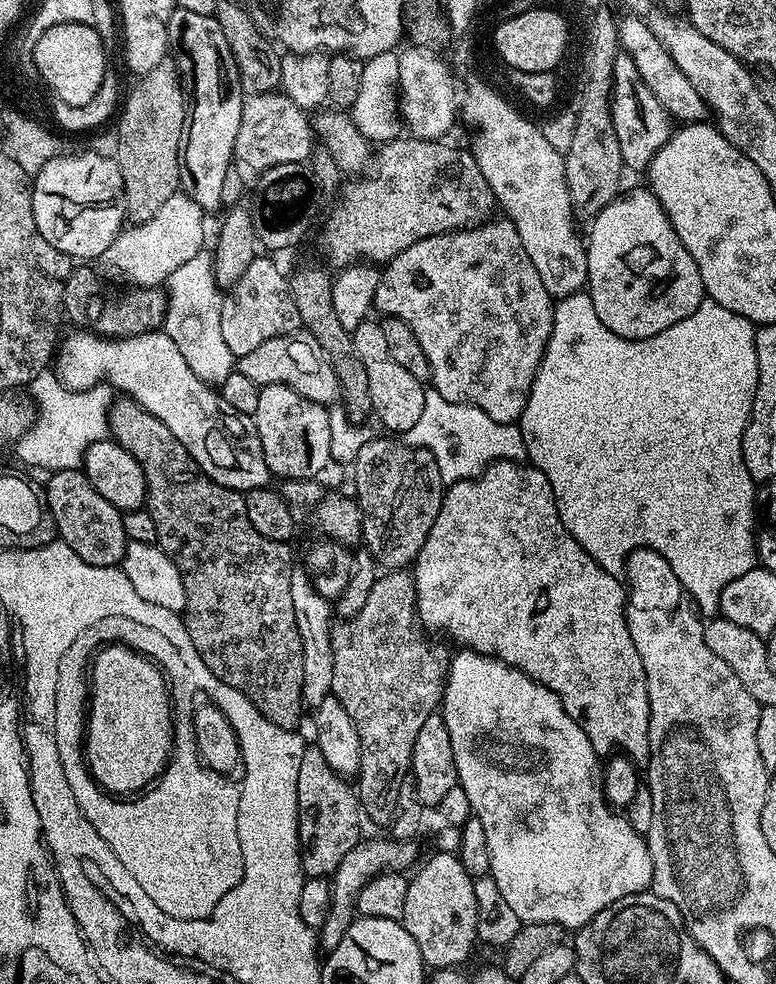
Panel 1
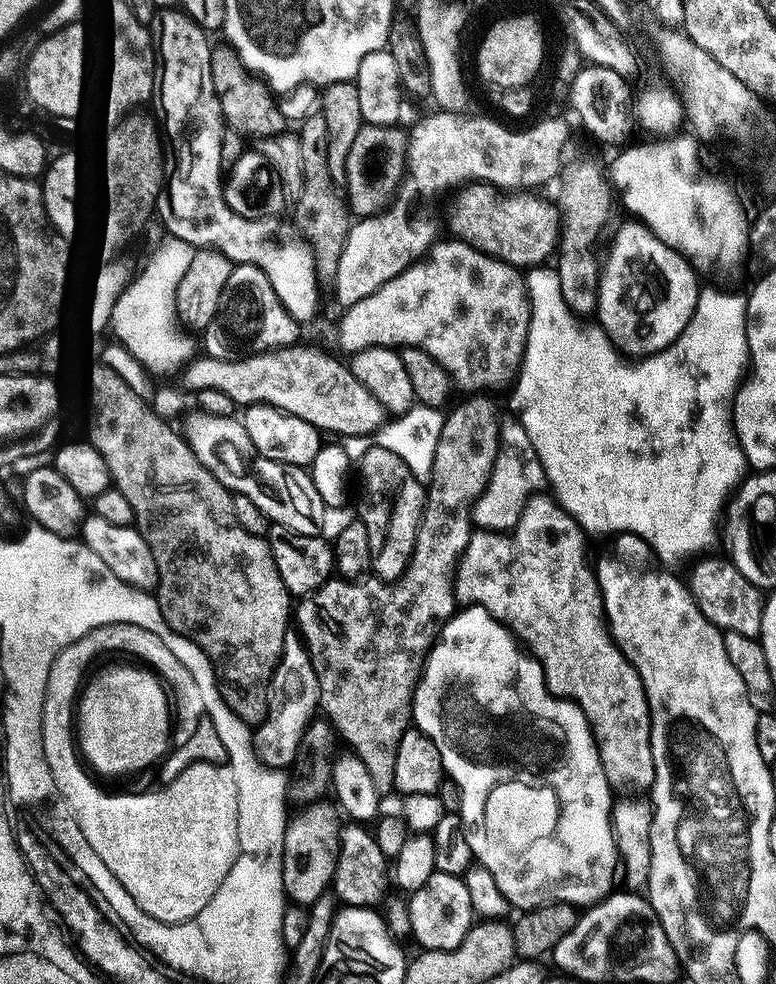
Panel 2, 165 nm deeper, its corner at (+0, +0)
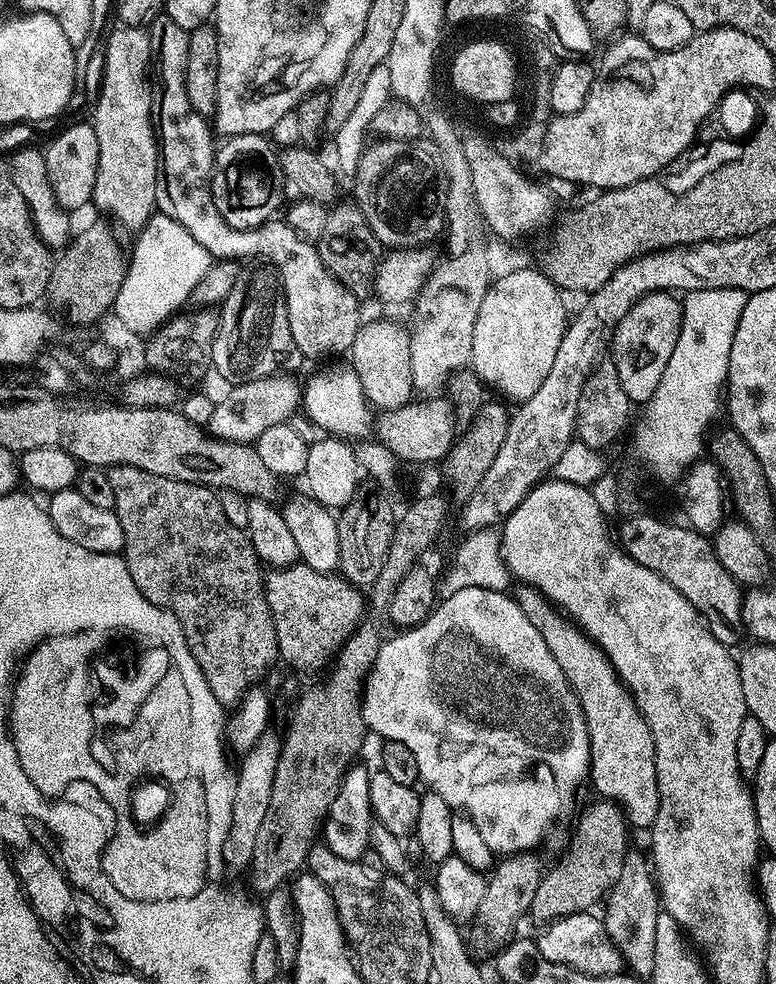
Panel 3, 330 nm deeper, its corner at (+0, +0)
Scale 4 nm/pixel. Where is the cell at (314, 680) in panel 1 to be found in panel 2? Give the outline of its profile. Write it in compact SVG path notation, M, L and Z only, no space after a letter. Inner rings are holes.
M289 630L284 639L278 666L268 684L268 709L266 718L254 728L256 756L267 768L291 769L296 751L302 742L303 732L312 723L320 708L318 674L310 662L310 654L296 630ZM316 712L316 713L315 713Z

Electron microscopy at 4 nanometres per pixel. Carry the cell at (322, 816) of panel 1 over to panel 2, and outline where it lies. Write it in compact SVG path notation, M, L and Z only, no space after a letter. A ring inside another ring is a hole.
M335 803L309 805L300 816L289 819L284 829L282 882L285 897L293 905L310 906L332 888L340 849L342 816Z

